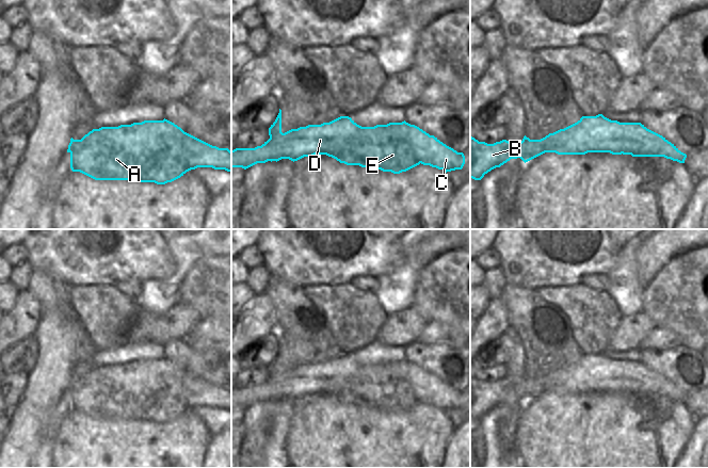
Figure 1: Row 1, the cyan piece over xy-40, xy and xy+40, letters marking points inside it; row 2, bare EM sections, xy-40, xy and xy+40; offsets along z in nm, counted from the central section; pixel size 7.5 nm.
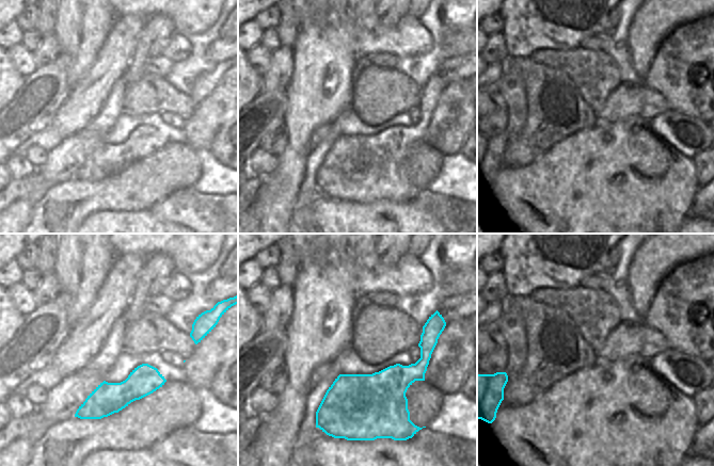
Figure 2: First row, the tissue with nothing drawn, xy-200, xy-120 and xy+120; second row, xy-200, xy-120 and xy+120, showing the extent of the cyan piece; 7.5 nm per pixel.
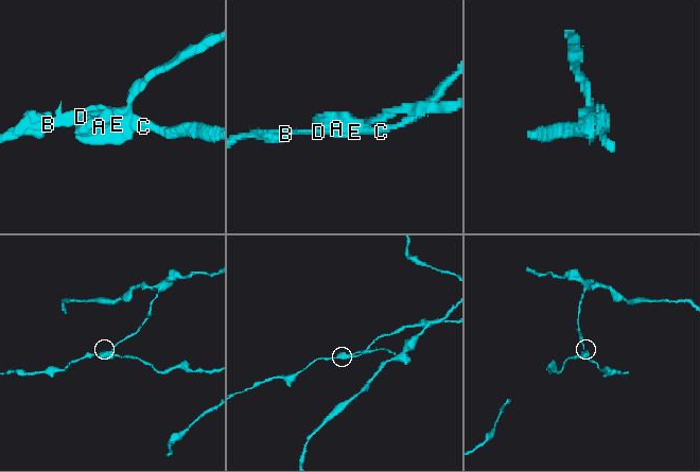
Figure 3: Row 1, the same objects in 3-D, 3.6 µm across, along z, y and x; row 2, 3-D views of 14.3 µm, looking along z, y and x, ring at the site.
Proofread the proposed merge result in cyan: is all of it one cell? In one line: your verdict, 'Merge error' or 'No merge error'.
Merge error

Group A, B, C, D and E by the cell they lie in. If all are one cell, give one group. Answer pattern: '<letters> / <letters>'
A E / B C D

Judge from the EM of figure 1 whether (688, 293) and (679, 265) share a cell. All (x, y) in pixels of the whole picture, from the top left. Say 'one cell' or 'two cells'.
one cell

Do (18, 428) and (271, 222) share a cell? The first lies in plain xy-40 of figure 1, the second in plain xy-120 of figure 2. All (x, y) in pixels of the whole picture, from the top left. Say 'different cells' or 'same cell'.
same cell

